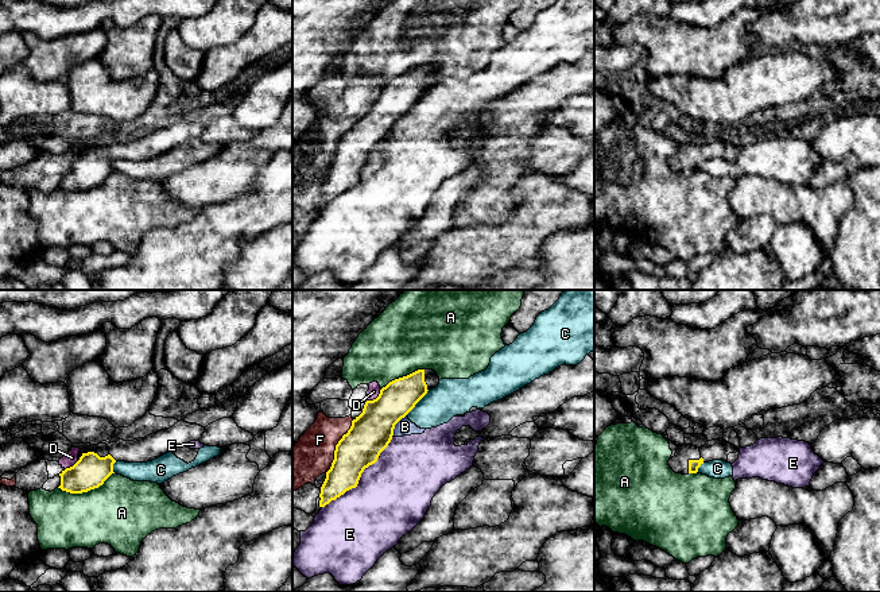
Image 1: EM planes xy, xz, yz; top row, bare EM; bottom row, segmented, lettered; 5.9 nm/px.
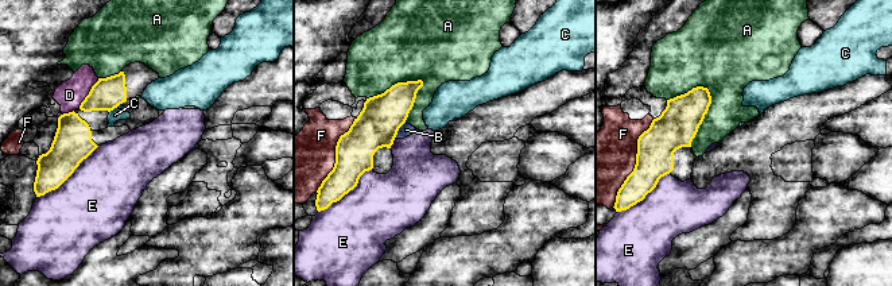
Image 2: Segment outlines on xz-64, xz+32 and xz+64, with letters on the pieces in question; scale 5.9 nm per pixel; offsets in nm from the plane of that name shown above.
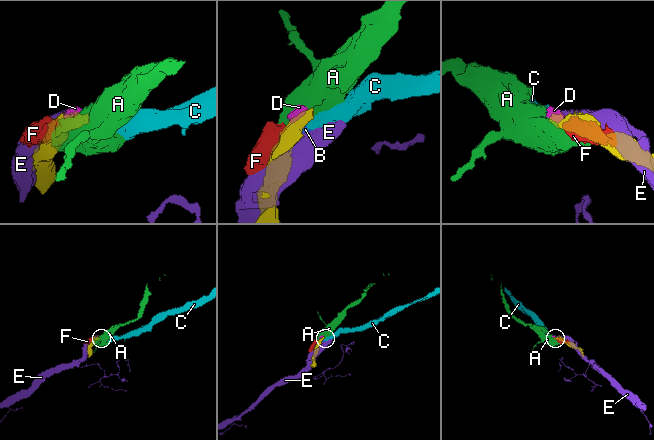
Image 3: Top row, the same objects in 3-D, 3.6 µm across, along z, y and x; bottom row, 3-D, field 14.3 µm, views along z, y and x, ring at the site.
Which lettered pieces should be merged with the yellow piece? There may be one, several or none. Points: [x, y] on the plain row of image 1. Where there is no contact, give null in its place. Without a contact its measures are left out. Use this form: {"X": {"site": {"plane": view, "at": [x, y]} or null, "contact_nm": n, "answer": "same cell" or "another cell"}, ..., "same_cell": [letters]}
{"A": {"site": {"plane": "xy", "at": [85, 189]}, "contact_nm": 340, "answer": "another cell"}, "B": {"site": {"plane": "xz", "at": [395, 122]}, "contact_nm": 150, "answer": "another cell"}, "C": {"site": {"plane": "xz", "at": [418, 99]}, "contact_nm": 200, "answer": "another cell"}, "D": {"site": {"plane": "xz", "at": [376, 96]}, "contact_nm": 120, "answer": "another cell"}, "E": {"site": {"plane": "xz", "at": [355, 185]}, "contact_nm": 440, "answer": "another cell"}, "F": {"site": {"plane": "xz", "at": [336, 143]}, "contact_nm": 340, "answer": "another cell"}, "same_cell": []}

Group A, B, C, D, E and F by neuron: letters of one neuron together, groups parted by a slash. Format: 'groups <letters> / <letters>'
groups A / B C E / D F

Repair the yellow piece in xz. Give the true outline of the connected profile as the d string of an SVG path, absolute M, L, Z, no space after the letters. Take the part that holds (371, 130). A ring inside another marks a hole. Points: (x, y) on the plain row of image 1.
M418 67L407 74L389 80L380 88L373 98L367 98L363 111L352 119L346 132L336 143L334 158L326 170L321 185L319 205L325 205L346 189L356 186L365 166L375 162L380 151L392 138L395 123L404 116L415 102L439 82L439 76L433 67Z

